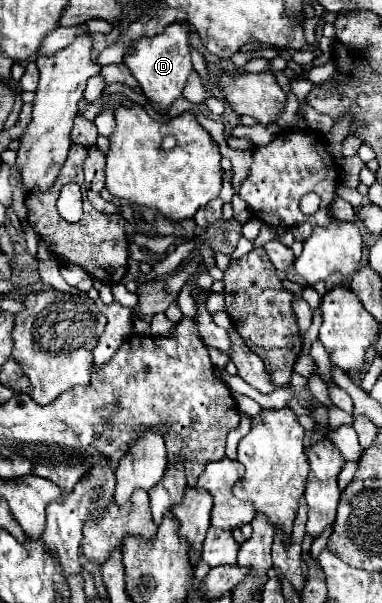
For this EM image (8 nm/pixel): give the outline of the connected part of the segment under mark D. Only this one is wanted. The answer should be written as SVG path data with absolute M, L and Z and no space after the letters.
M174 22L164 28L162 34L156 34L154 38L140 38L138 44L132 46L130 56L124 58L124 64L130 68L132 76L140 82L144 96L150 100L156 112L166 114L172 102L182 96L182 88L192 74L192 62L190 62L190 46L188 46L188 32L190 26L184 22Z

